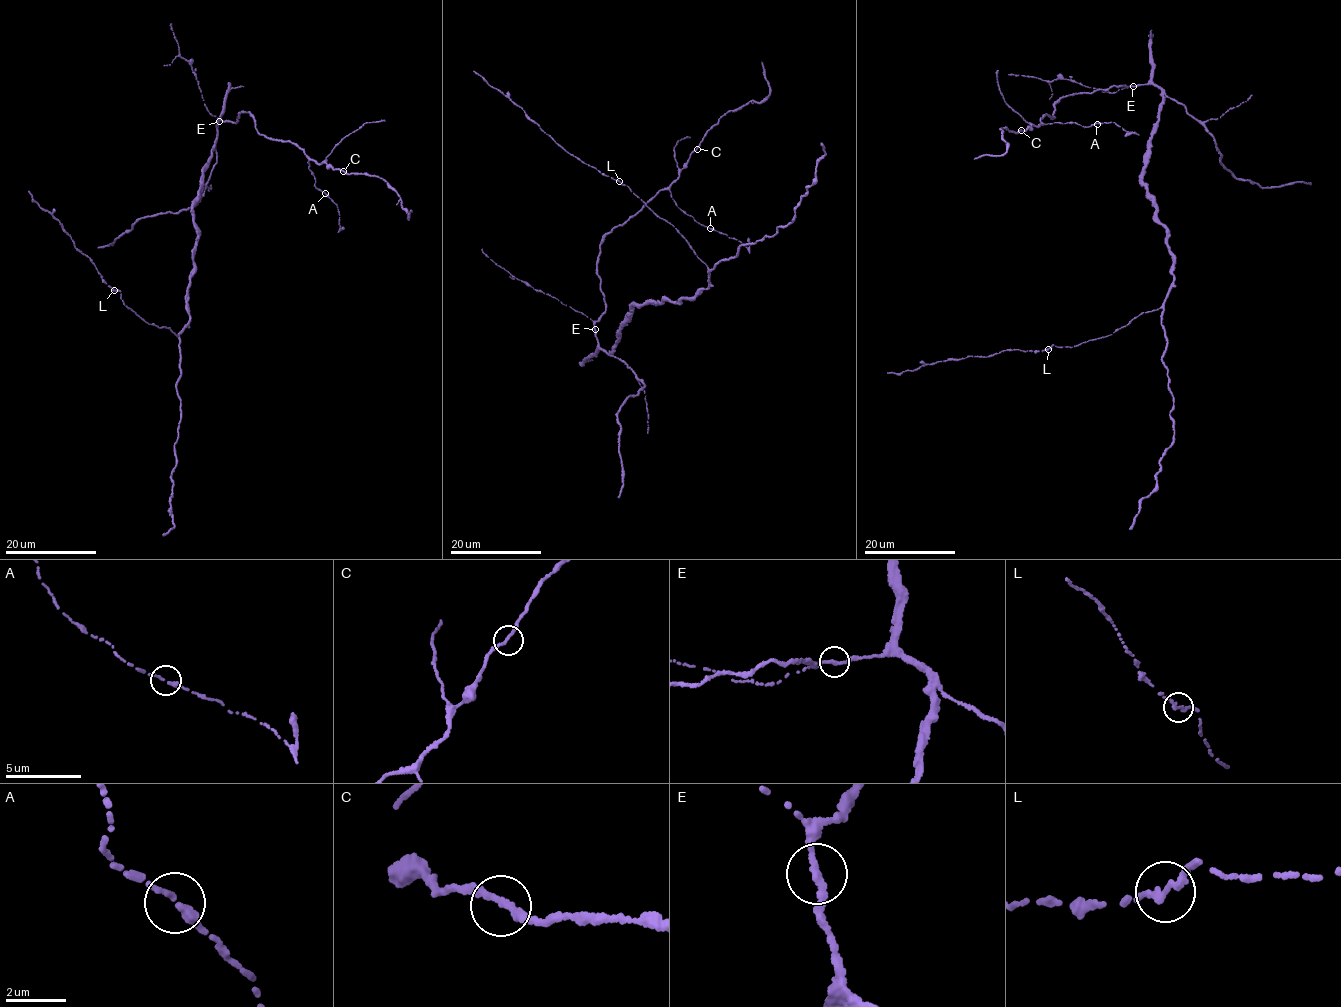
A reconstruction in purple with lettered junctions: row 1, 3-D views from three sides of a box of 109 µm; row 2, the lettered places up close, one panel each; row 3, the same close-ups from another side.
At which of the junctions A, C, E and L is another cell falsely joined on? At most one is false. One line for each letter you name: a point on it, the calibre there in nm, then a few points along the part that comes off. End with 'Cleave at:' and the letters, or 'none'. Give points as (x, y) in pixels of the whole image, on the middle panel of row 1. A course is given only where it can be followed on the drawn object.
Cleave at: none

